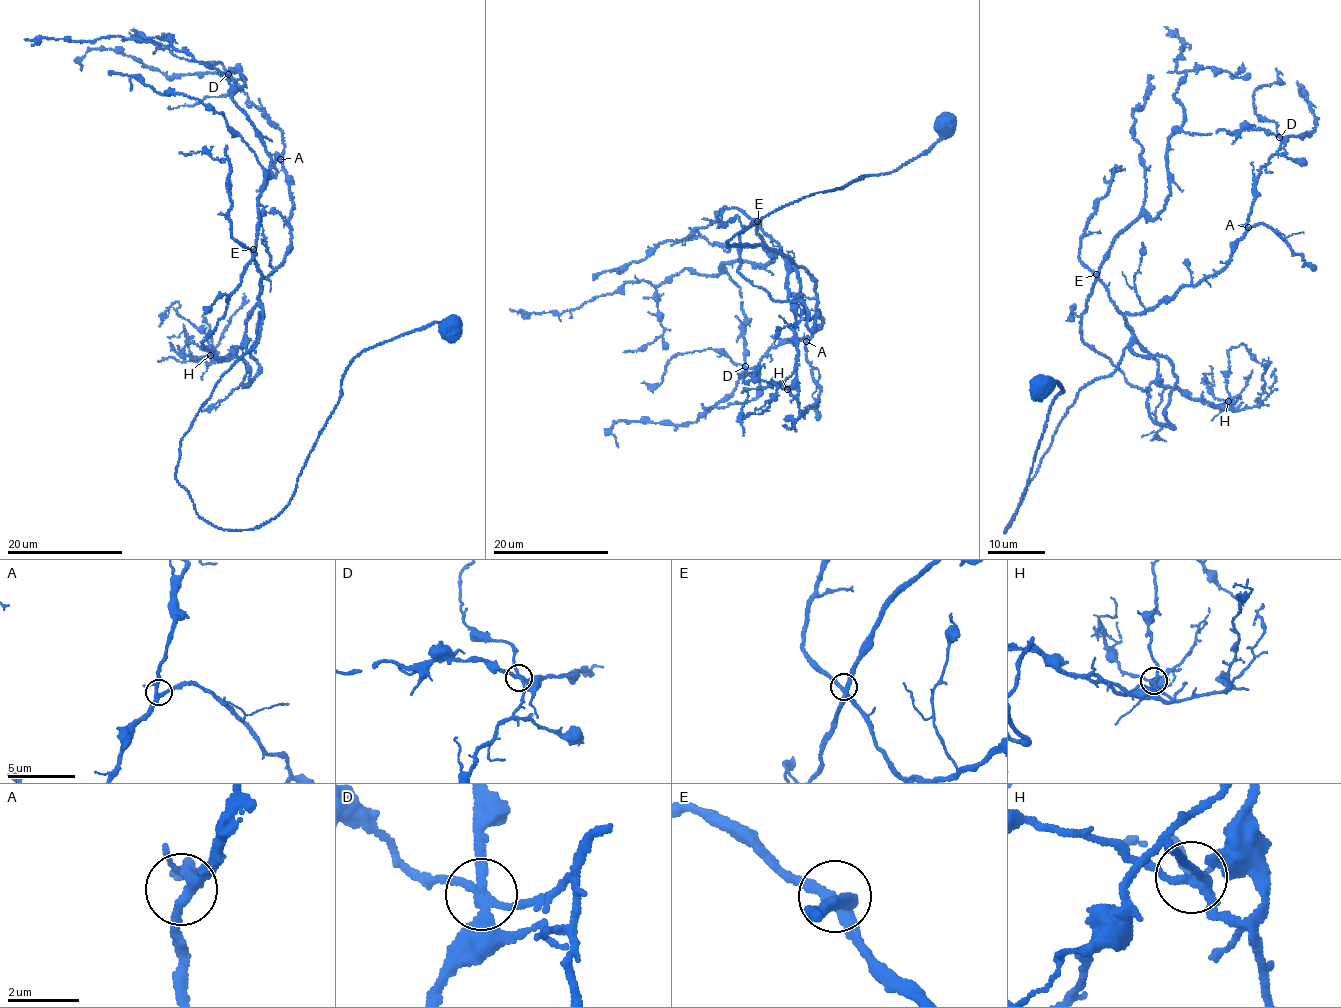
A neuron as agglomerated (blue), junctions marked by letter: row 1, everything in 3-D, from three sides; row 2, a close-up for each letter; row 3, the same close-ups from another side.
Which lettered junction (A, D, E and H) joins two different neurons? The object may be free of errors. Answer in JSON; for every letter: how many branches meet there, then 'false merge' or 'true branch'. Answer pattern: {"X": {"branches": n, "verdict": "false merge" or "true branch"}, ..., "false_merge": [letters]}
{"A": {"branches": 4, "verdict": "true branch"}, "D": {"branches": 4, "verdict": "true branch"}, "E": {"branches": 4, "verdict": "true branch"}, "H": {"branches": 4, "verdict": "true branch"}, "false_merge": []}

